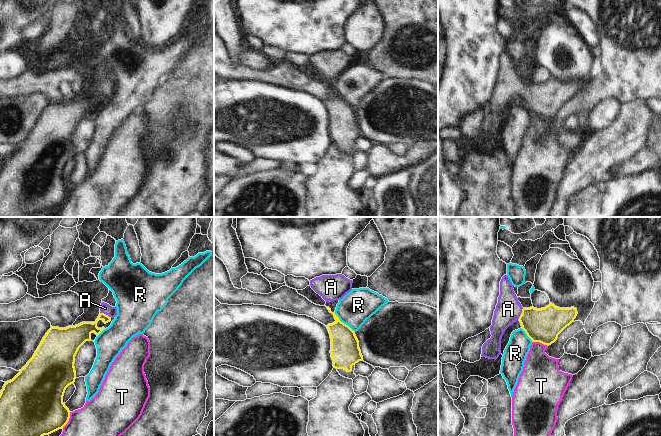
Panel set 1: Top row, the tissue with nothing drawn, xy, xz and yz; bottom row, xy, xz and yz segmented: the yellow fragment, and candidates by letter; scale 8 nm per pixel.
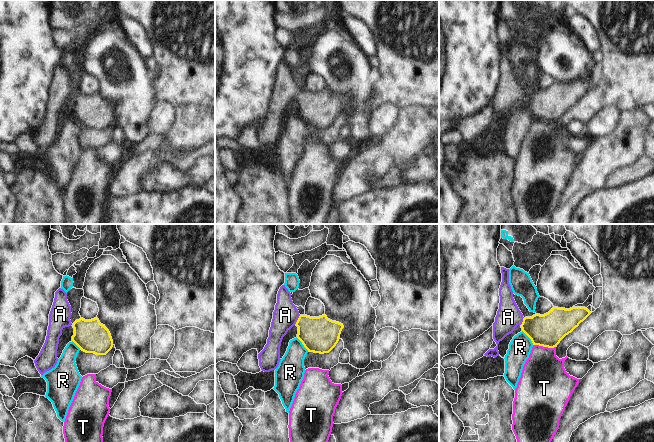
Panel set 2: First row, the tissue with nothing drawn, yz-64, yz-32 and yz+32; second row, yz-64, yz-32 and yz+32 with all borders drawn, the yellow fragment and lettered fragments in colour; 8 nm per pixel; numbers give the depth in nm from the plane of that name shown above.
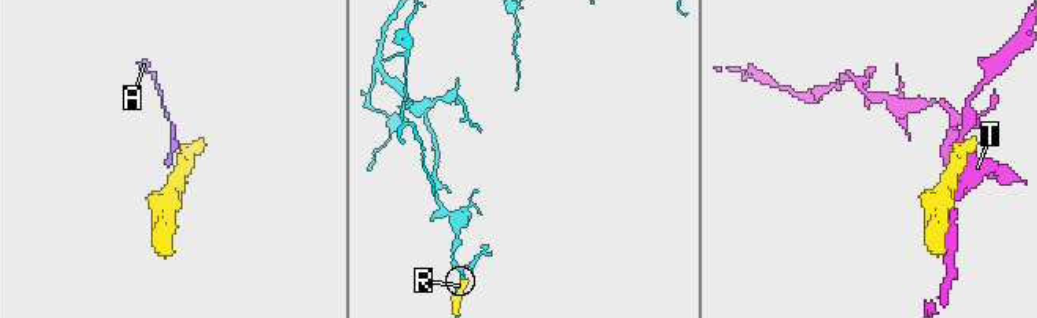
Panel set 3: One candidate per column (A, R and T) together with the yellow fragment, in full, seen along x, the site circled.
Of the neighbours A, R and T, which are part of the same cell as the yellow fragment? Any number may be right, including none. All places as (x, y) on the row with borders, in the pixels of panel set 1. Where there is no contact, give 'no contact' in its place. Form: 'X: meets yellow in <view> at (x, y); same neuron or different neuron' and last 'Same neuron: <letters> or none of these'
A: meets yellow in xy at (106, 315); same neuron
R: meets yellow in xz at (343, 323); different neuron
T: meets yellow in xy at (68, 420); different neuron
Same neuron: A

